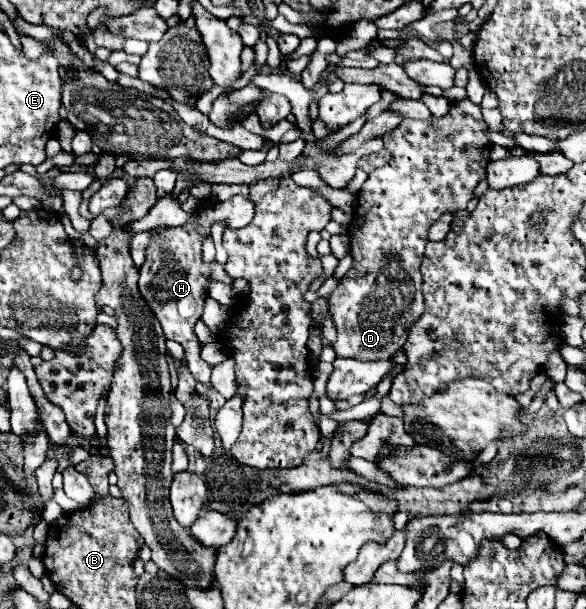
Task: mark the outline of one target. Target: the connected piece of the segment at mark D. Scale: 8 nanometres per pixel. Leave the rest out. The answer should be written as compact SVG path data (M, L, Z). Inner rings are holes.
M468 98L452 102L446 116L430 120L402 120L400 126L386 132L382 142L392 152L392 160L368 174L368 180L358 192L358 204L354 218L348 226L350 254L354 258L352 268L340 280L338 288L330 294L330 316L336 326L338 340L332 344L338 358L356 358L364 362L392 360L394 354L404 346L408 326L412 326L424 312L422 298L422 274L420 262L424 258L424 246L428 242L430 226L440 220L444 212L464 210L472 198L472 190L486 176L484 168L490 162L490 138L486 136L486 122L482 108Z

